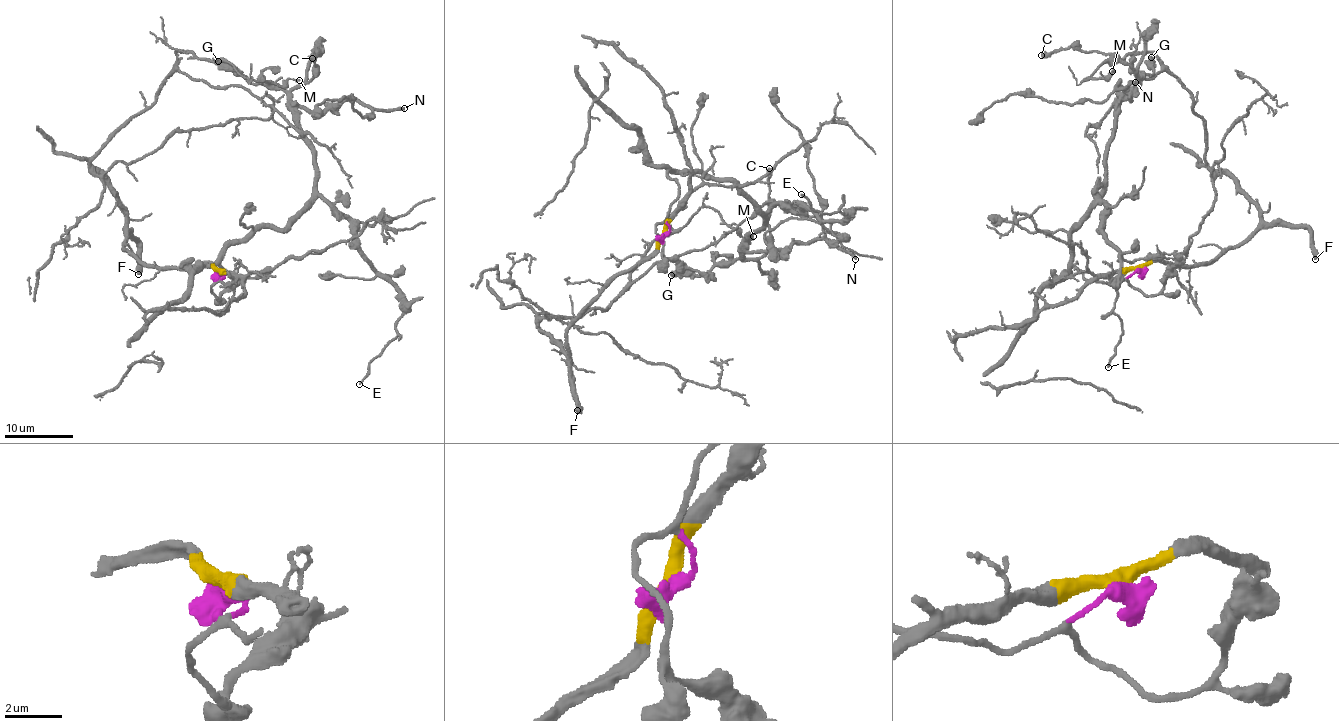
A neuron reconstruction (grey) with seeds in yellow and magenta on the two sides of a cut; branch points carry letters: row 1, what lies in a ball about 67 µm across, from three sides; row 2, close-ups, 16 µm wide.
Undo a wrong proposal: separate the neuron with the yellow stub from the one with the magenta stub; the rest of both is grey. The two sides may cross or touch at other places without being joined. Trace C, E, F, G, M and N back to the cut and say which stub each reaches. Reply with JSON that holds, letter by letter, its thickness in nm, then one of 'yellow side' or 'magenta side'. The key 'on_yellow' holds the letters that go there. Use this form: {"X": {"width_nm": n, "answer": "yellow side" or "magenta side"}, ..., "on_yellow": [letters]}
{"C": {"width_nm": 480, "answer": "magenta side"}, "E": {"width_nm": 150, "answer": "magenta side"}, "F": {"width_nm": 400, "answer": "yellow side"}, "G": {"width_nm": 480, "answer": "magenta side"}, "M": {"width_nm": 120, "answer": "yellow side"}, "N": {"width_nm": 260, "answer": "magenta side"}, "on_yellow": ["F", "M"]}

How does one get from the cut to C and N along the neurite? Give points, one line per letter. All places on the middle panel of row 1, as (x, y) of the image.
C: (664, 235), (679, 184), (667, 172), (730, 178), (765, 220), (742, 258), (756, 259), (769, 241), (769, 168)
N: (664, 235), (679, 184), (667, 172), (692, 171), (730, 178), (762, 213), (750, 251), (830, 240), (856, 258)

